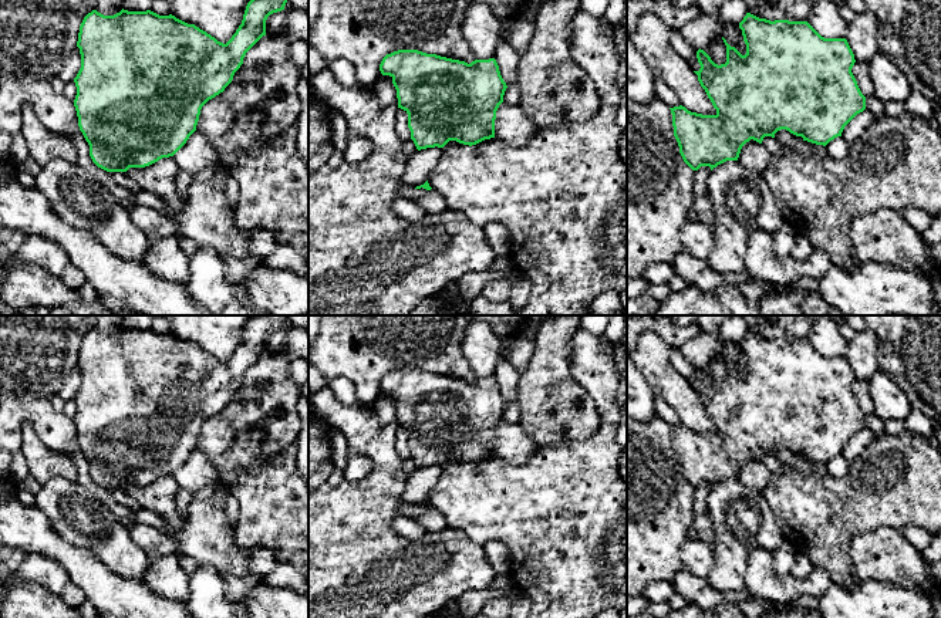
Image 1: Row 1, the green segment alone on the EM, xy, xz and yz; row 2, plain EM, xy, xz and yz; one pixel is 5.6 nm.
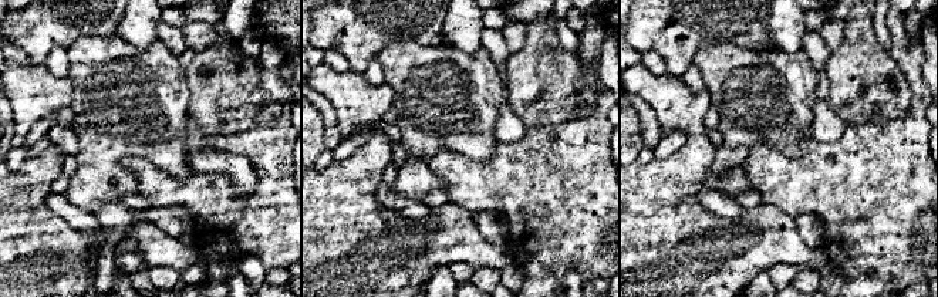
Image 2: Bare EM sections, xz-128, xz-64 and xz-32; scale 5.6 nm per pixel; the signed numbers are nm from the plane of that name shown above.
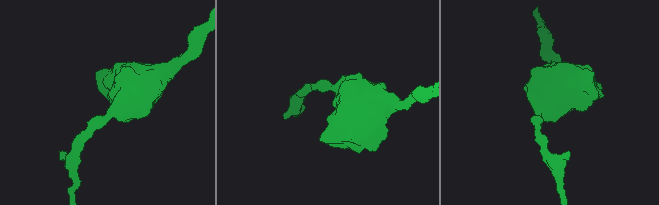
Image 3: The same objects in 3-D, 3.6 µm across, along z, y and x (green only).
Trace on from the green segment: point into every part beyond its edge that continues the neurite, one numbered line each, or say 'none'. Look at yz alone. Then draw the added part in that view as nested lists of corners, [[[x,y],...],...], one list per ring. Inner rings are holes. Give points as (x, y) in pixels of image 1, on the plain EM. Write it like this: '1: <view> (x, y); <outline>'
none

